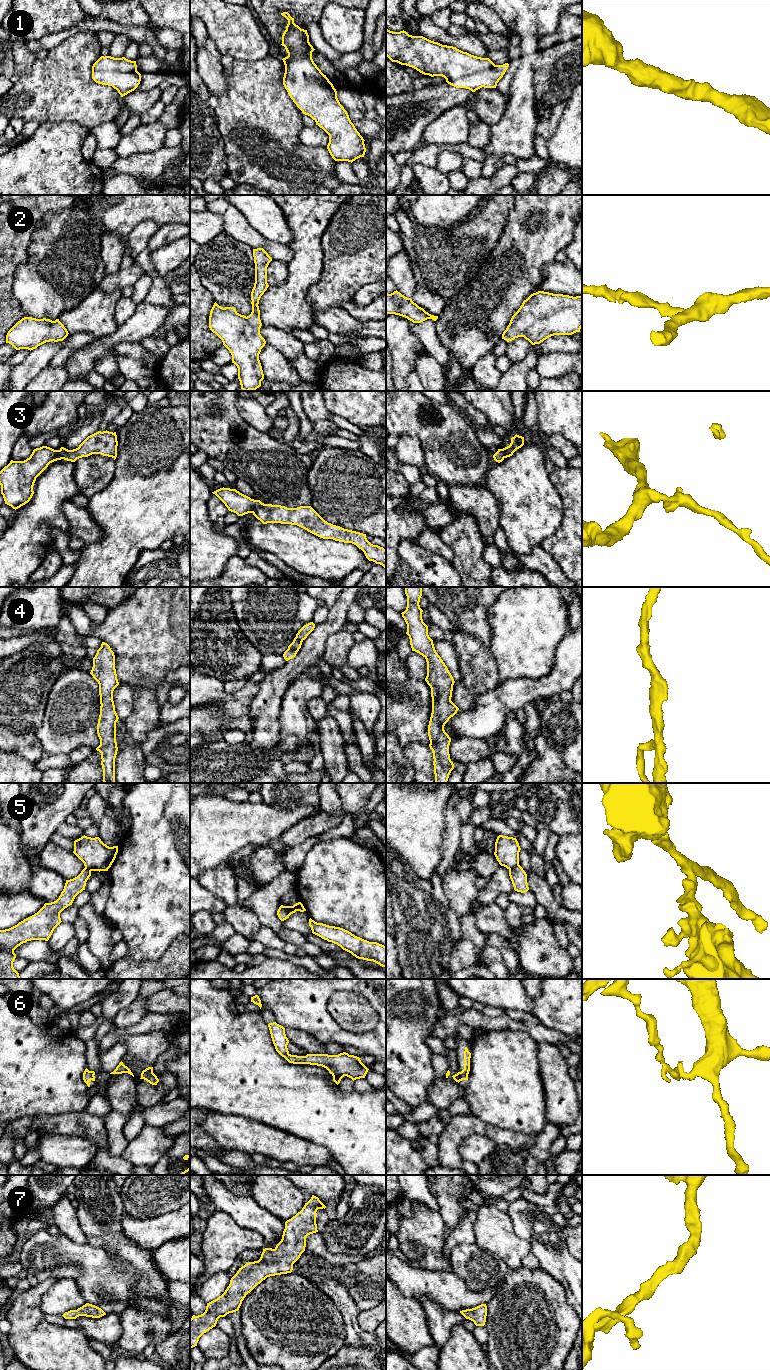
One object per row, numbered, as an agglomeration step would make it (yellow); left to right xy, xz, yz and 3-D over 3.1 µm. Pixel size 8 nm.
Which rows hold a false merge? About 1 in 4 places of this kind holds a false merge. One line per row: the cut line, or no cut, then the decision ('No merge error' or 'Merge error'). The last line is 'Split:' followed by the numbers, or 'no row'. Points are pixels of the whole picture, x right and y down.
1: No split. No merge error
2: No split. No merge error
3: No split. No merge error
4: No split. No merge error
5: Split along yz (518, 864), (509, 870). Merge error
6: No split. No merge error
7: No split. No merge error
Split: 5

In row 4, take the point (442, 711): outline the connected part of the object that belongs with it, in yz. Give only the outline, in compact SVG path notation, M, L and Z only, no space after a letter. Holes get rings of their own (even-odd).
M405 587L407 607L402 617L407 624L412 651L422 655L427 662L425 681L431 688L432 713L428 725L429 747L433 752L435 783L447 783L454 764L450 759L451 738L444 726L459 708L451 701L455 683L447 666L435 650L433 640L428 635L428 626L423 622L419 602L422 587Z

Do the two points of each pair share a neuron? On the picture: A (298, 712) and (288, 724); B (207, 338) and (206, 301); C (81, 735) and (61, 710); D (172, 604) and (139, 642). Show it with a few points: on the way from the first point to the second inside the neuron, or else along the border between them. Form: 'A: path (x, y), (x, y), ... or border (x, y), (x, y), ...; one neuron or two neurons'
A: path (295, 715), (291, 721); one neuron
B: path (202, 329), (202, 310); one neuron
C: path (79, 729), (67, 716); one neuron
D: path (168, 613), (148, 633); one neuron

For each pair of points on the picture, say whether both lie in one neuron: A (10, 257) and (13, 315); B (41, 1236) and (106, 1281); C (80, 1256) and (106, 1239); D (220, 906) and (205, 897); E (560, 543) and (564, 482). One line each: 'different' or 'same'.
A: same
B: same
C: different
D: same
E: same

